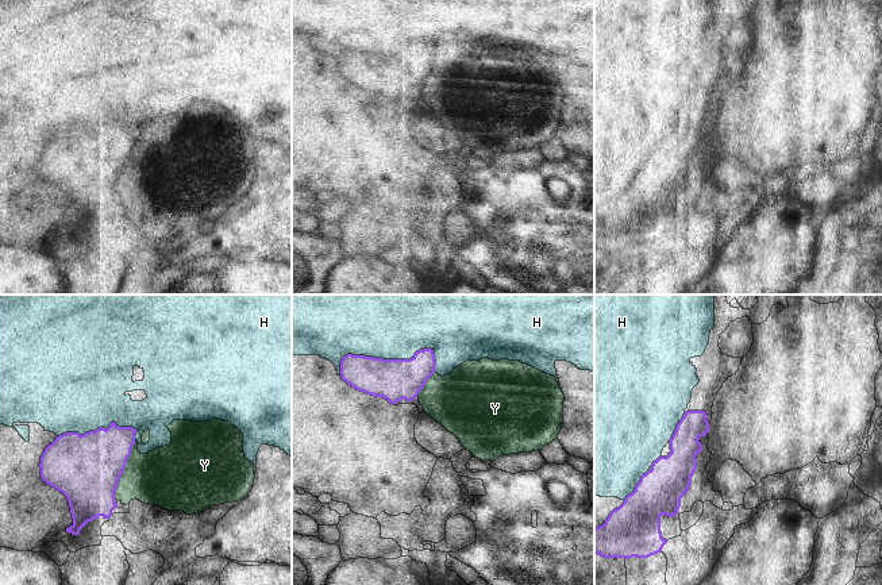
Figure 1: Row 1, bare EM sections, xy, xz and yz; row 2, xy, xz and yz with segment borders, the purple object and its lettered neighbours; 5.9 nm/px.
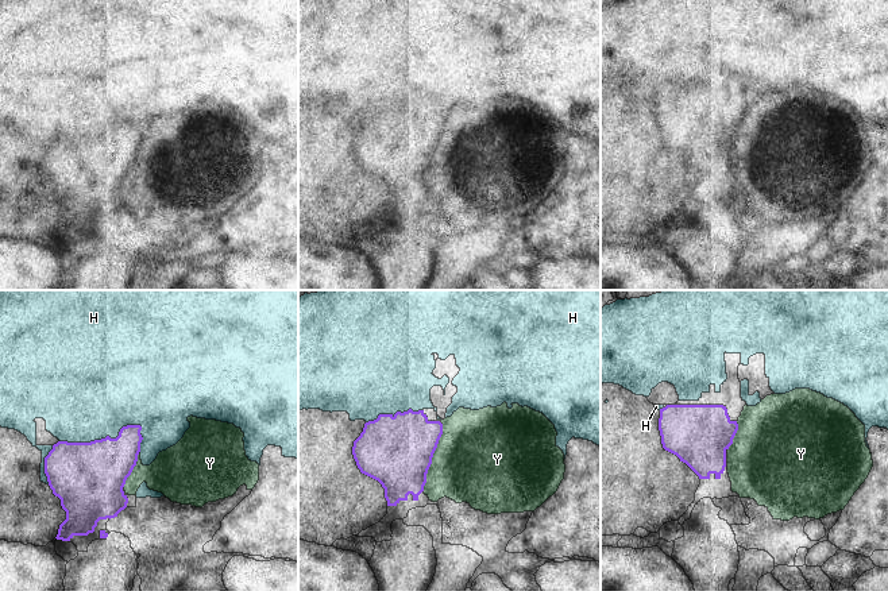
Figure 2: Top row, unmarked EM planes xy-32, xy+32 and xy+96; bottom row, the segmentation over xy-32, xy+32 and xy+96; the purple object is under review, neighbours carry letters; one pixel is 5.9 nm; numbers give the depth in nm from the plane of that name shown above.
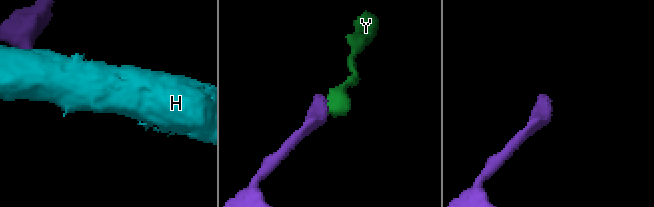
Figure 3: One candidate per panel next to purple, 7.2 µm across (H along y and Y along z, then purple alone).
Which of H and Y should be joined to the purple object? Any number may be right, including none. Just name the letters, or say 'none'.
none

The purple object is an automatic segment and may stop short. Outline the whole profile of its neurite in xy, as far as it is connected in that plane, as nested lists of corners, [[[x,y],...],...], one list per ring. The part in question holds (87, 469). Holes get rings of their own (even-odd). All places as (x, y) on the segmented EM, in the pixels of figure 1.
[[[112,422],[107,430],[100,427],[84,435],[62,434],[45,449],[39,463],[41,477],[47,485],[62,492],[69,501],[73,524],[66,528],[66,532],[80,535],[80,531],[93,519],[112,516],[112,511],[118,508],[115,492],[135,444],[135,434],[135,428],[119,427]]]

